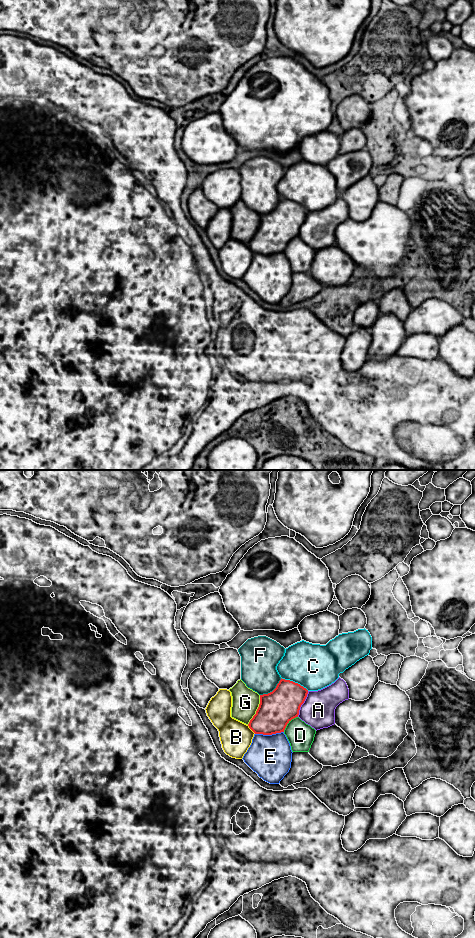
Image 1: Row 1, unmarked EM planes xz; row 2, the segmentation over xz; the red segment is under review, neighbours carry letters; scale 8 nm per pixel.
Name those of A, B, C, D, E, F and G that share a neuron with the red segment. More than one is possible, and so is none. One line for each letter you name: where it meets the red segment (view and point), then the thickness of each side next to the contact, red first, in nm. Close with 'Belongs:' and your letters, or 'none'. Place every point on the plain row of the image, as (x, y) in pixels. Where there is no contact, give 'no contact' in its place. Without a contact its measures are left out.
G: contact xz (257, 230); calibres 280 and 220 nm
Belongs: G

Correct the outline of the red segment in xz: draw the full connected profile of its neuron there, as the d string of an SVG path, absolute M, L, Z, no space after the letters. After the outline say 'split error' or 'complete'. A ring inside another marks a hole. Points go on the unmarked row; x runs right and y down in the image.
M282 198L276 208L268 214L259 215L248 208L241 199L229 211L232 216L231 237L248 245L255 254L263 255L284 252L287 244L298 237L300 227L308 214L308 210L300 204Z; split error

